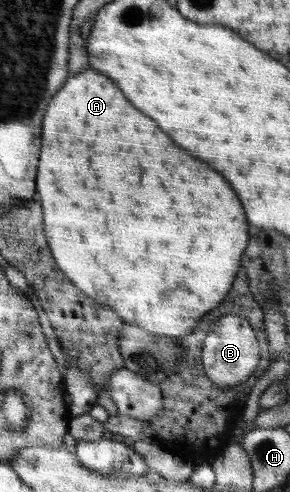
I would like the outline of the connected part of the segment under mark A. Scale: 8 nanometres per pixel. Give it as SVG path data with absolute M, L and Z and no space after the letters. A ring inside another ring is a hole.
M85 70L65 82L65 86L53 96L53 100L47 106L47 112L43 116L43 150L39 156L39 170L37 170L37 194L43 204L43 220L45 220L45 236L49 242L49 248L57 267L63 272L73 286L76 286L83 294L115 310L127 324L135 324L143 330L149 330L153 334L163 334L166 337L180 337L191 334L197 322L217 308L221 300L227 296L237 270L239 270L239 260L241 254L247 246L249 234L247 234L247 220L245 212L231 190L229 182L215 170L211 170L207 164L203 164L197 158L191 158L183 148L175 146L171 138L157 128L157 124L141 114L131 102L123 96L123 92L109 80L107 76L95 72L95 70Z

